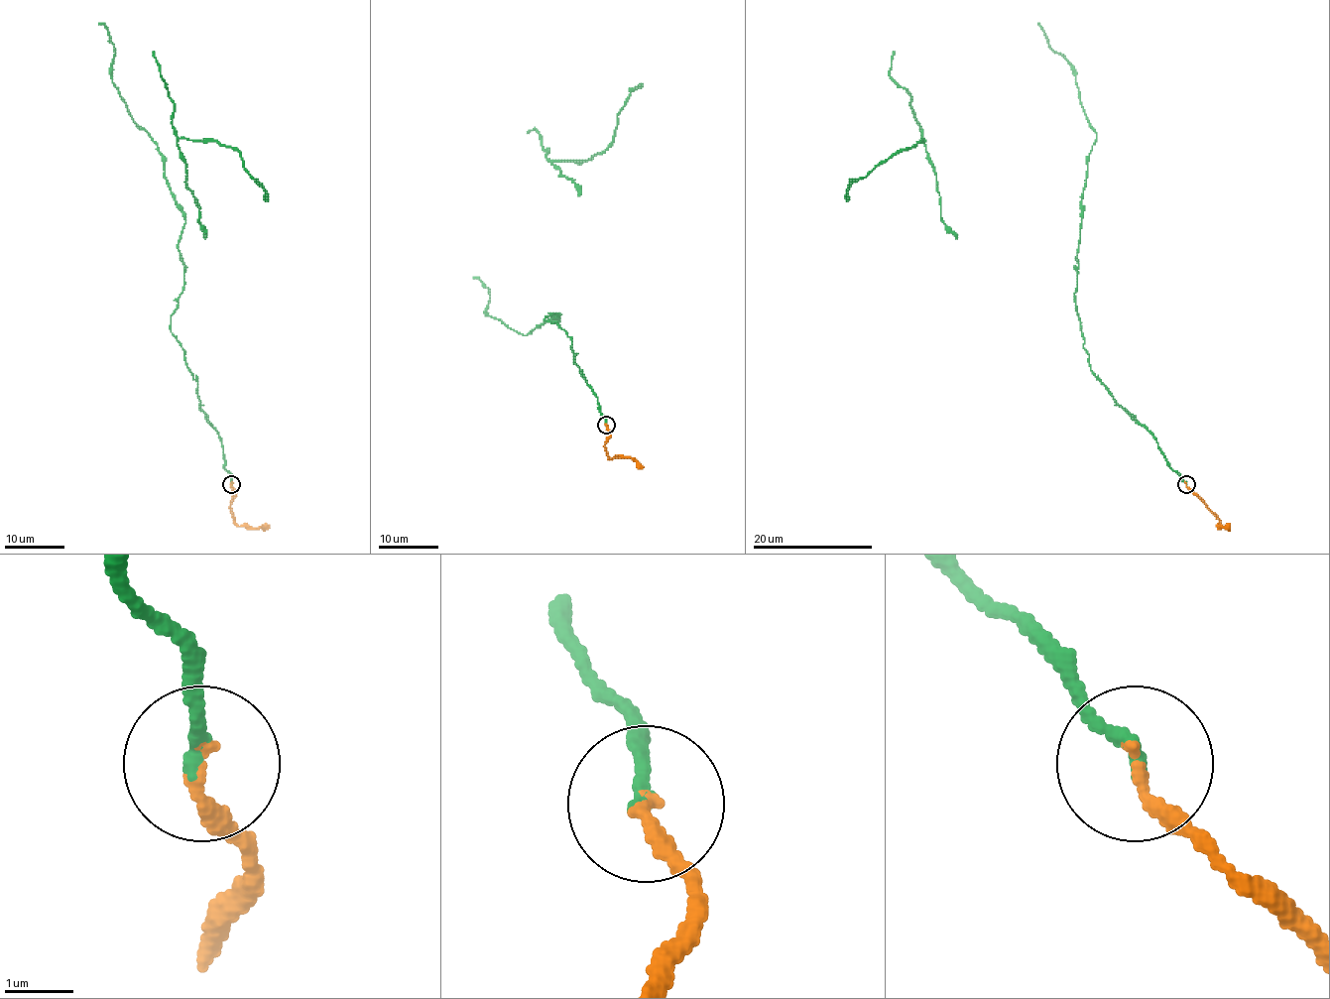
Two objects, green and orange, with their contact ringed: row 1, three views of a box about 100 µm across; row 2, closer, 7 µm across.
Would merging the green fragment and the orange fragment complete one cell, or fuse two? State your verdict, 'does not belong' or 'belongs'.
belongs

